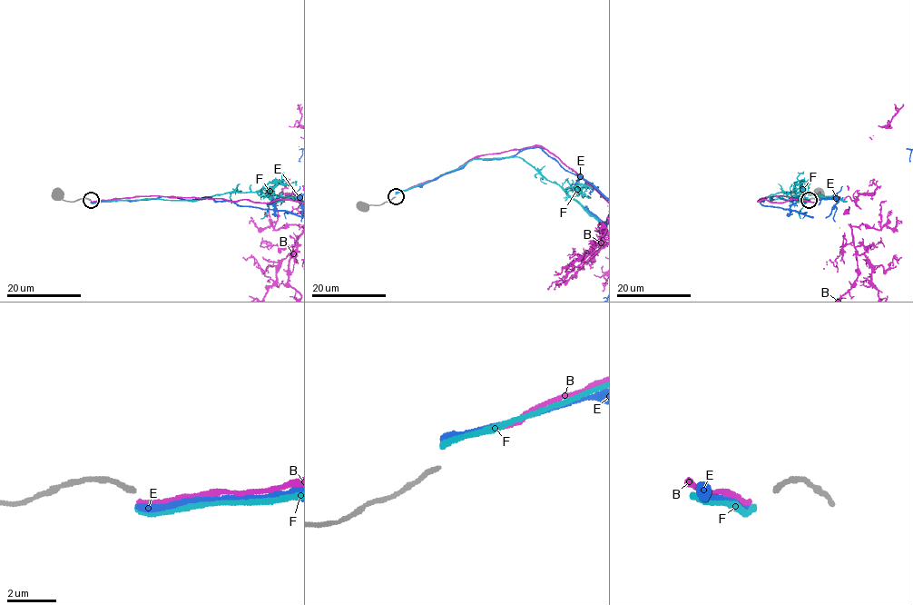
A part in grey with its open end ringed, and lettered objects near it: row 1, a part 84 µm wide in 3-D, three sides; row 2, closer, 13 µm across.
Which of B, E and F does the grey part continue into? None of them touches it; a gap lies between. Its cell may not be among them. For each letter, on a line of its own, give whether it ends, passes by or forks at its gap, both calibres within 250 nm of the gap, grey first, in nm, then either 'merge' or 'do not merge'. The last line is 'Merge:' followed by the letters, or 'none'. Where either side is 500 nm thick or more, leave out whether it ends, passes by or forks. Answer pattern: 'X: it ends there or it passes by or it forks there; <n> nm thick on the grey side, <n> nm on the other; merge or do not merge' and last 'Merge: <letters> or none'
B: it ends there; 200 nm thick on the grey side, 180 nm on the other; do not merge
E: it ends there; 200 nm thick on the grey side, 320 nm on the other; do not merge
F: it ends there; 200 nm thick on the grey side, 240 nm on the other; do not merge
Merge: none

